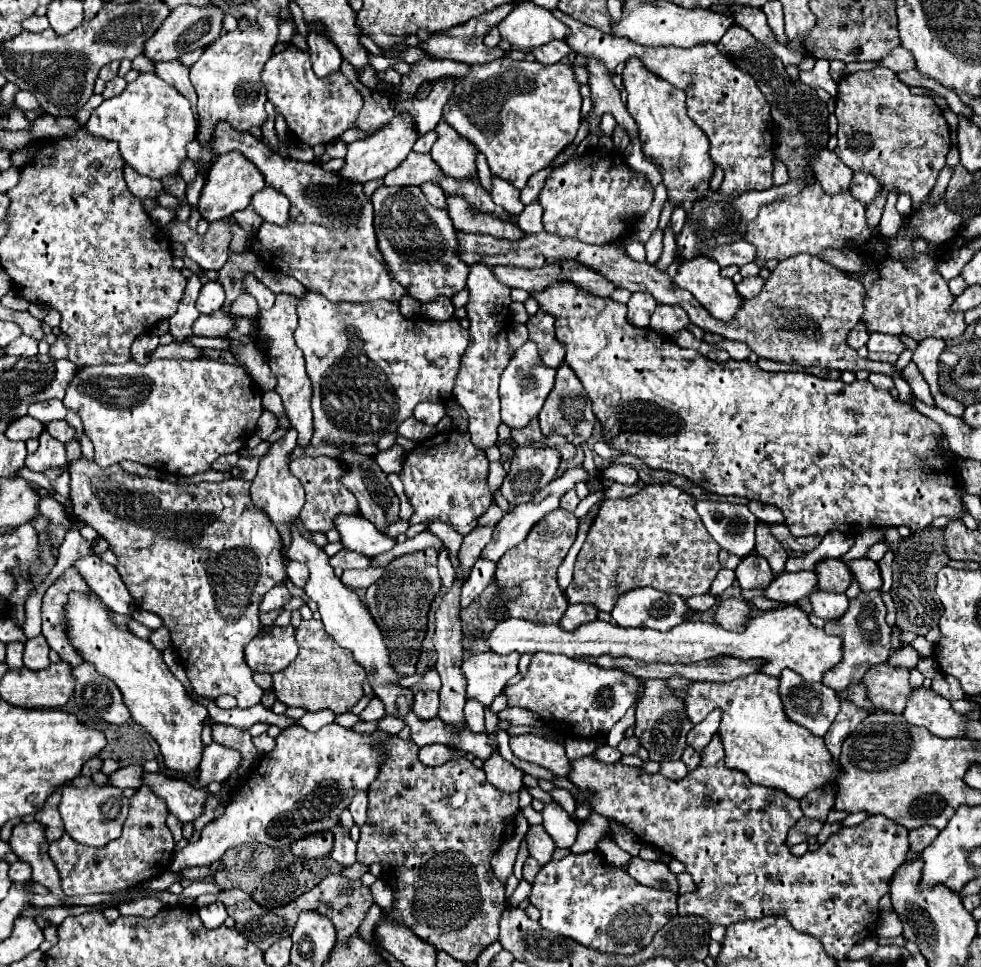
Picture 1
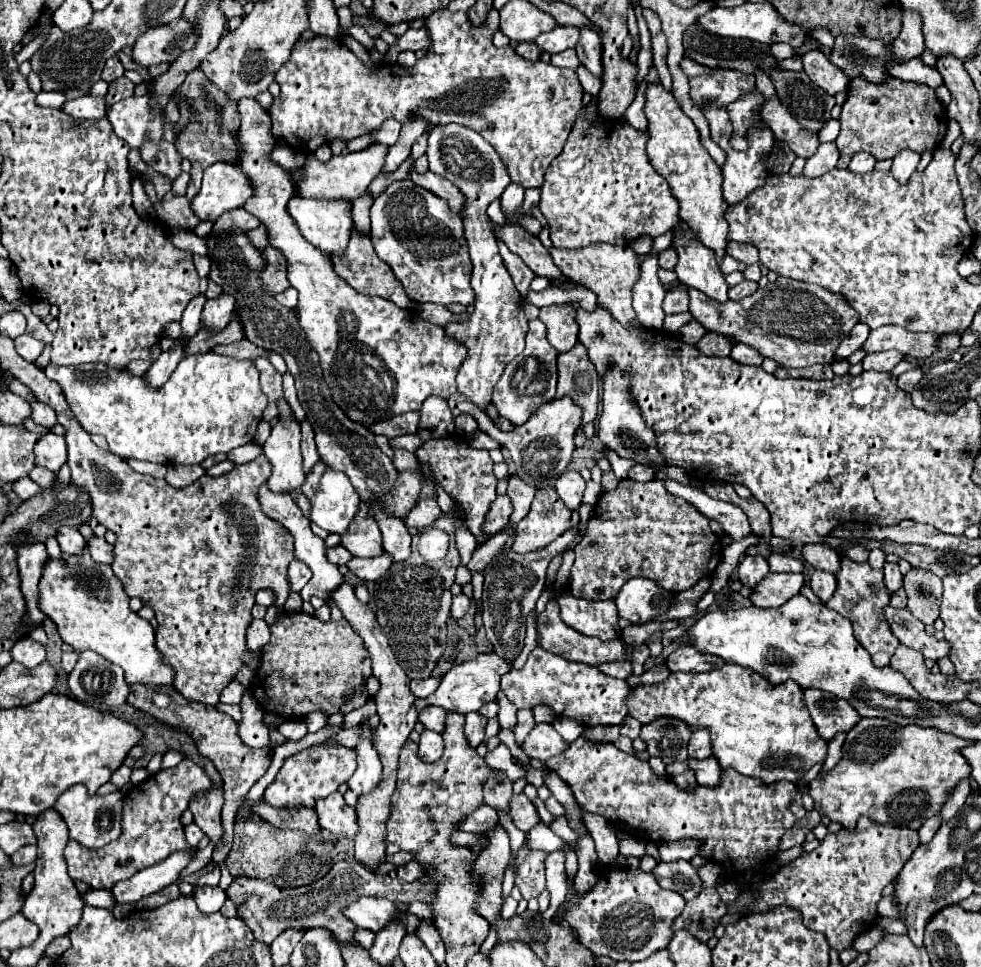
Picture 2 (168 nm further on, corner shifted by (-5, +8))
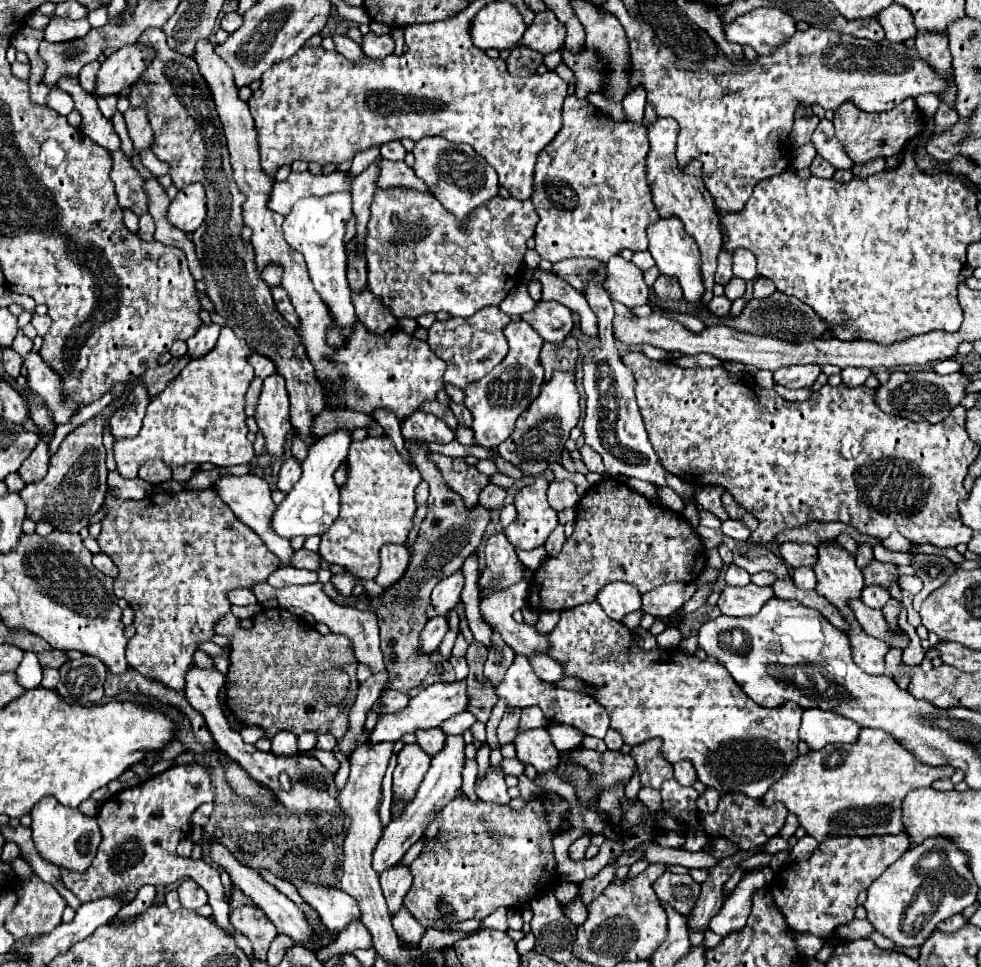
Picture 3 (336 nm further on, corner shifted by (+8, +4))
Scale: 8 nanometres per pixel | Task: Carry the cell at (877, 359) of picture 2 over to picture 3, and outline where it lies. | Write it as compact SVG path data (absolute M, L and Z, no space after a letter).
M843 368L843 370L841 370L843 384L849 386L849 388L861 386L869 376L871 376L871 370L869 370L869 368Z

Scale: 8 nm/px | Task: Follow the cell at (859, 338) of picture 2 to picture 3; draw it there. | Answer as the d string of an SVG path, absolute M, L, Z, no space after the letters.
M809 364L809 366L785 366L785 368L779 368L779 370L773 372L773 380L779 386L797 390L797 388L811 386L817 380L819 374L821 374L821 368L815 366L815 364Z

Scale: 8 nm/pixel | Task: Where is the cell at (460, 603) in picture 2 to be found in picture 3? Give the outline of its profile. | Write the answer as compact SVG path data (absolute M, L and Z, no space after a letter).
M437 616L437 618L429 620L429 622L425 624L425 628L421 630L421 638L419 638L417 650L419 650L421 654L433 654L433 652L437 650L439 642L443 640L443 636L445 636L447 630L449 630L447 618Z

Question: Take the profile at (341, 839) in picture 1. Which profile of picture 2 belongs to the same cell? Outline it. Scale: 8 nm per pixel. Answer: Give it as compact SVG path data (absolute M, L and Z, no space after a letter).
M330 794L330 798L316 802L316 812L320 818L320 826L324 830L330 830L338 838L354 840L358 834L358 818L356 810L350 808L342 794Z

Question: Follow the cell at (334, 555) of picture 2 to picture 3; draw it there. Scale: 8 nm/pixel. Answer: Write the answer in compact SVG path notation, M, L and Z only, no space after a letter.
M305 548L293 552L293 558L291 558L291 564L293 568L305 568L305 570L319 570L319 552L309 552Z

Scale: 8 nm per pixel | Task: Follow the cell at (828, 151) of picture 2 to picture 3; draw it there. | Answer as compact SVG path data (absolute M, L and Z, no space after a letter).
M815 158L813 160L813 164L811 164L811 174L815 174L815 176L819 176L819 178L833 178L833 174L837 172L837 168L835 166L831 166L827 160L823 160L823 158Z

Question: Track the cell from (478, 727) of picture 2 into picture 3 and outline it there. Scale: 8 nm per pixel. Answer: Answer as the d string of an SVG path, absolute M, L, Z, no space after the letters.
M447 736L445 740L445 748L431 760L431 766L417 790L417 796L413 802L409 802L405 806L405 810L391 820L391 824L387 828L383 828L381 834L381 842L377 842L377 850L373 850L373 870L383 872L389 866L397 864L405 852L423 836L423 830L429 826L429 822L435 818L435 812L441 810L445 804L451 802L451 798L457 794L457 790L461 788L461 768L463 768L463 760L465 760L465 742L461 736Z

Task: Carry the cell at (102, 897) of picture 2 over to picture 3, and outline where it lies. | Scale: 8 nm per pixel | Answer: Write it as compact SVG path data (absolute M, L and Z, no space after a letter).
M35 872L31 874L29 880L23 878L13 878L9 880L9 888L13 888L13 892L17 894L17 906L13 912L7 914L5 918L5 928L9 930L9 934L15 940L25 940L31 936L41 936L41 934L49 934L55 926L61 924L61 912L65 910L65 900L61 898L61 894L47 882L43 882Z

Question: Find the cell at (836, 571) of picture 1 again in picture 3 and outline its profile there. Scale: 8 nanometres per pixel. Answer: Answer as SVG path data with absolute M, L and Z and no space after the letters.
M783 542L779 546L781 558L787 566L799 568L799 566L813 566L817 562L817 548L809 544L797 544L797 542Z

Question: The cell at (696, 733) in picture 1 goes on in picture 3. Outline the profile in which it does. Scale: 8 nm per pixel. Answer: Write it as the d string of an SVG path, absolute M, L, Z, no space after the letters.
M677 762L673 768L675 768L675 780L677 780L681 786L693 786L693 784L695 784L697 774L695 774L691 762Z

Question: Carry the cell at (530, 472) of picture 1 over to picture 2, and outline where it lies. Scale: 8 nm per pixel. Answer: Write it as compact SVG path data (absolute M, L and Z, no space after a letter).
M452 394L448 398L448 406L452 410L452 416L460 416L462 412L468 412L476 418L478 426L482 432L490 434L492 438L496 438L502 446L506 446L512 454L512 460L516 464L516 476L520 480L524 480L526 484L534 486L534 488L542 488L542 486L554 486L558 474L564 472L564 468L570 464L572 460L572 452L574 452L574 432L580 424L580 408L572 402L572 398L564 396L552 402L546 402L544 406L540 406L526 424L516 426L512 432L502 432L498 430L498 426L482 412L478 410L474 404L470 404L466 400L466 396L462 394Z

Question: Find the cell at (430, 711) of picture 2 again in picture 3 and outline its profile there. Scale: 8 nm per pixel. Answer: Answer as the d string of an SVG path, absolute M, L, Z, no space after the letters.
M439 728L433 730L417 730L417 744L421 746L423 752L427 752L429 756L435 756L437 750L441 750L441 746L445 746L445 734Z

